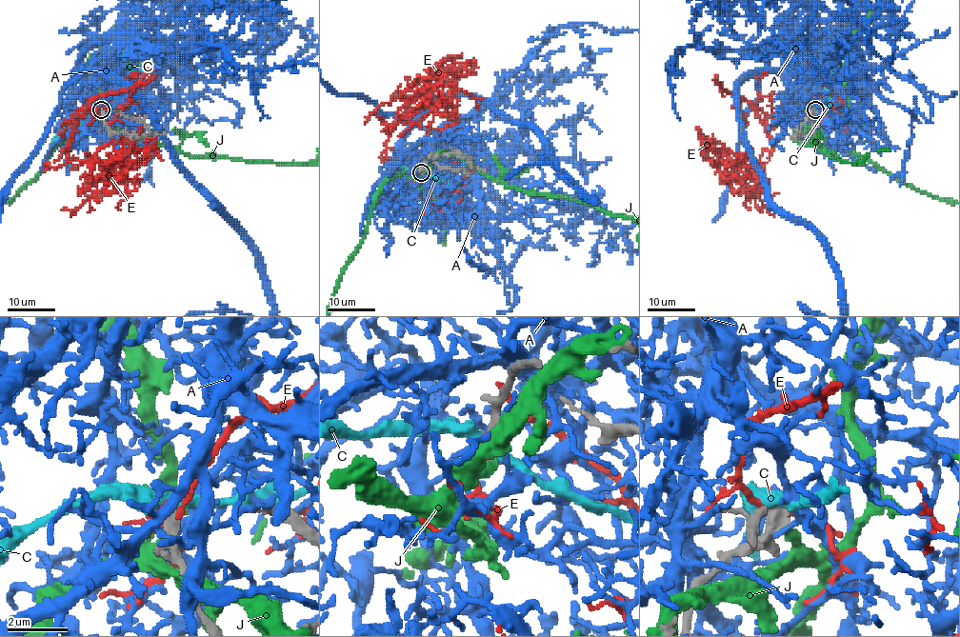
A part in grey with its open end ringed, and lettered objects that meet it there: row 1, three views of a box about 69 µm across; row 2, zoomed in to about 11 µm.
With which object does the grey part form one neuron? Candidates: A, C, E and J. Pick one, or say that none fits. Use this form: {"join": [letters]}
{"join": []}

